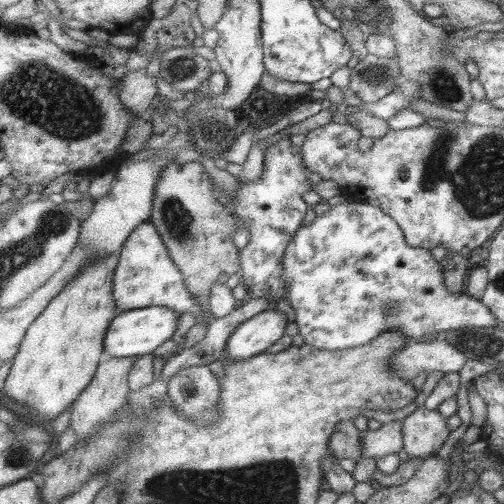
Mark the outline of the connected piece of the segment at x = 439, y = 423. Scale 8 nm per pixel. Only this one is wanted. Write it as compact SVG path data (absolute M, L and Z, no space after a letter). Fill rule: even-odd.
M424 406L401 419L403 448L410 458L435 456L450 432L447 418Z

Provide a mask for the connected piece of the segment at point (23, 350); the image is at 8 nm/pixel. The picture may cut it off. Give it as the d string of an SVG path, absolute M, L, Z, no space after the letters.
M120 253L99 257L49 300L48 306L28 327L19 352L12 360L3 390L11 400L27 404L40 420L54 420L73 404L101 363L106 332L118 313L112 280Z

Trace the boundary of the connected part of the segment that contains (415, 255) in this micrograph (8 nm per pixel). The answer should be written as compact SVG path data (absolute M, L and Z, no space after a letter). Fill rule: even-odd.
M348 200L343 204L338 204L328 210L322 216L316 216L316 219L312 223L306 226L300 227L296 235L292 237L288 247L286 247L286 253L284 253L284 259L282 259L284 266L284 288L288 290L288 298L290 299L291 306L296 312L296 319L294 322L299 326L300 336L308 344L316 350L326 351L340 351L348 348L355 348L364 345L368 345L370 341L375 340L376 337L380 337L382 333L388 332L388 330L399 330L404 337L408 337L410 341L419 341L420 338L427 334L436 332L441 336L448 330L456 330L462 328L476 329L486 328L489 326L496 326L498 322L497 317L494 316L482 300L478 300L468 293L455 293L446 288L445 277L442 266L438 260L435 260L431 252L424 248L415 248L408 245L405 242L404 234L400 226L392 219L392 217L385 214L378 206L370 206L367 200L363 202L354 202L354 200Z

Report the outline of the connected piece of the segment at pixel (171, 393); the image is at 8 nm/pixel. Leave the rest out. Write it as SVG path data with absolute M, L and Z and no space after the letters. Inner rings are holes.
M209 365L178 370L167 382L167 394L172 404L197 425L209 425L219 417L219 381Z

